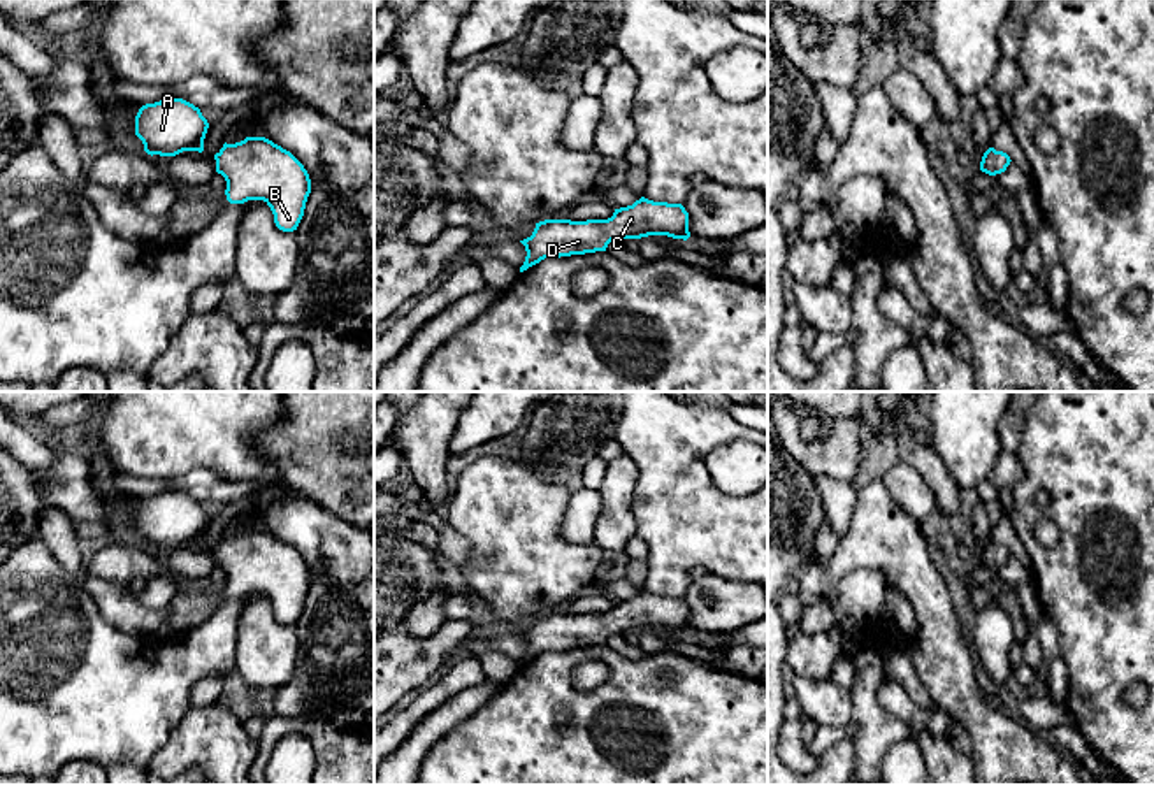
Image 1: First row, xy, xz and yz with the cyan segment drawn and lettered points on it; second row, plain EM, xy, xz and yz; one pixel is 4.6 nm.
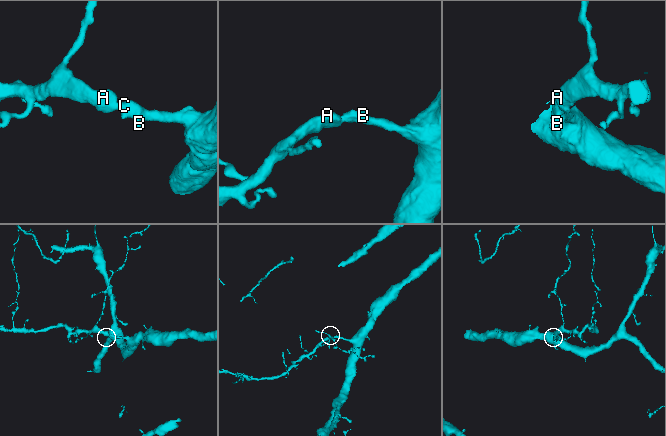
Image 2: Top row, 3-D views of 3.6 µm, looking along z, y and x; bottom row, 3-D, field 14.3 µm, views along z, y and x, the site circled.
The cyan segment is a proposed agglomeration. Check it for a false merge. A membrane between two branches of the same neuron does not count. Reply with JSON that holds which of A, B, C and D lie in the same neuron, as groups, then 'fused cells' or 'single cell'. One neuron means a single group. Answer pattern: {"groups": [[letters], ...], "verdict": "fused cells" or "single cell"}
{"groups": [["A", "B", "C", "D"]], "verdict": "single cell"}

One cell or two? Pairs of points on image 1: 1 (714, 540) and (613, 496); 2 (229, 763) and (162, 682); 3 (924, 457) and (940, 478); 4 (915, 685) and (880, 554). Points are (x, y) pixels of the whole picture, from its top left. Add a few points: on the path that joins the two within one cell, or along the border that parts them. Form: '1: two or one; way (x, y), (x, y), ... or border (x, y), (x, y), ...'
1: two; border (636, 464), (638, 476), (633, 496), (634, 534)
2: two; border (192, 706), (162, 745)
3: one; way (926, 462), (935, 473)
4: two; border (912, 645), (912, 666), (923, 685)

